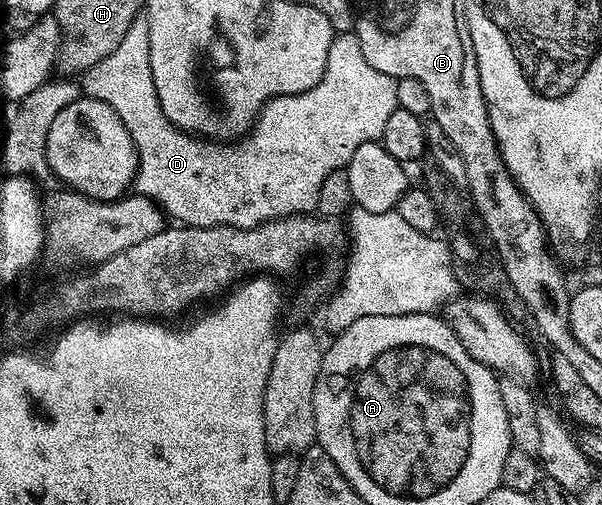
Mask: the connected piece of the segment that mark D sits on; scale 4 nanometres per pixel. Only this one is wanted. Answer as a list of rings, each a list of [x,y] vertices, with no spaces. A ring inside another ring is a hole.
[[[145,18],[136,19],[132,22],[132,26],[128,26],[128,34],[124,34],[120,46],[116,46],[116,50],[112,50],[112,54],[108,54],[108,58],[96,62],[96,66],[92,66],[88,71],[81,73],[81,88],[85,95],[112,106],[112,110],[116,110],[116,114],[120,114],[120,122],[124,122],[124,126],[128,126],[128,134],[132,134],[132,142],[136,146],[136,154],[138,155],[138,172],[134,176],[133,191],[137,195],[147,196],[149,200],[153,200],[169,219],[170,216],[174,219],[171,221],[188,228],[211,228],[212,226],[255,228],[261,224],[267,224],[269,220],[313,213],[318,207],[320,185],[324,183],[324,178],[328,178],[328,174],[332,174],[338,168],[345,168],[346,163],[352,158],[352,154],[356,154],[356,150],[358,147],[364,146],[364,142],[381,141],[384,125],[387,124],[388,118],[392,115],[392,110],[400,107],[400,100],[398,100],[399,81],[388,74],[380,74],[376,70],[372,70],[368,58],[364,58],[364,50],[360,50],[360,42],[354,32],[339,32],[335,35],[332,46],[328,50],[328,66],[324,70],[324,78],[320,78],[320,82],[316,86],[312,86],[312,90],[291,96],[272,98],[262,107],[261,112],[258,113],[258,119],[254,121],[253,128],[241,140],[237,142],[211,142],[205,138],[191,136],[188,132],[182,132],[172,122],[168,122],[168,118],[164,118],[164,110],[160,110],[156,86],[152,82],[152,66],[148,58],[149,49],[148,22]]]

